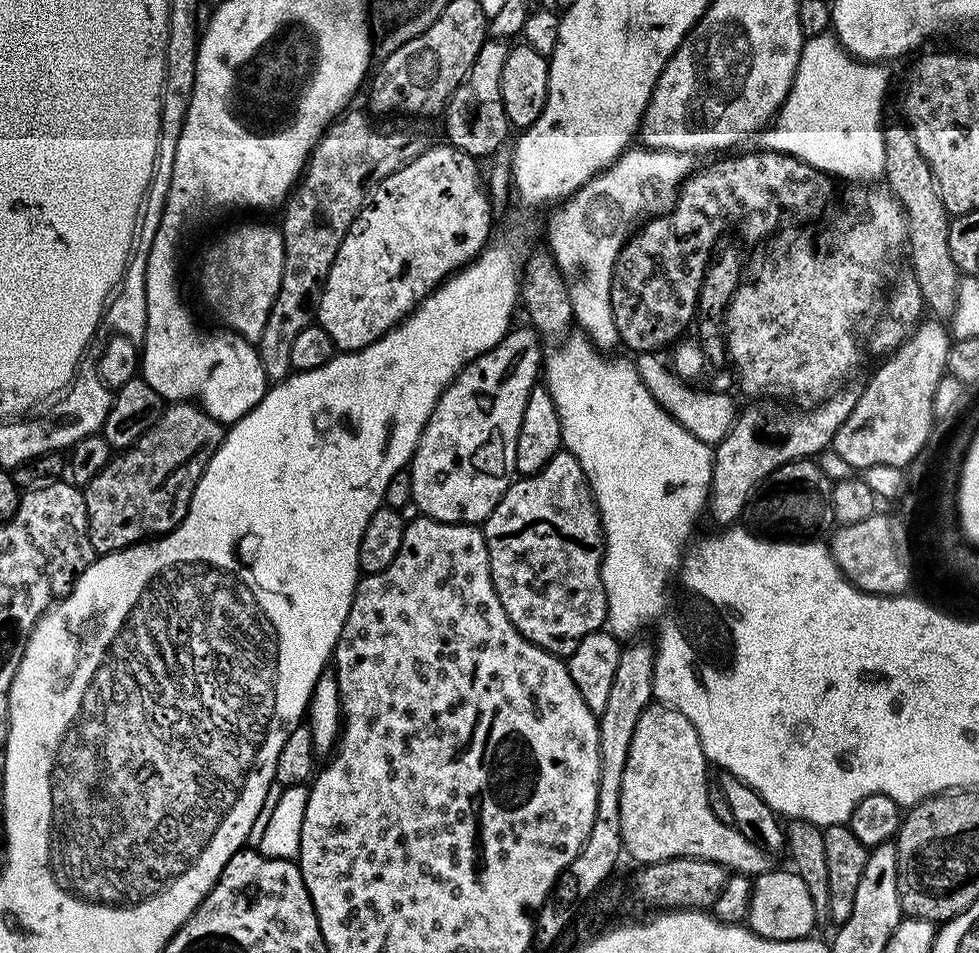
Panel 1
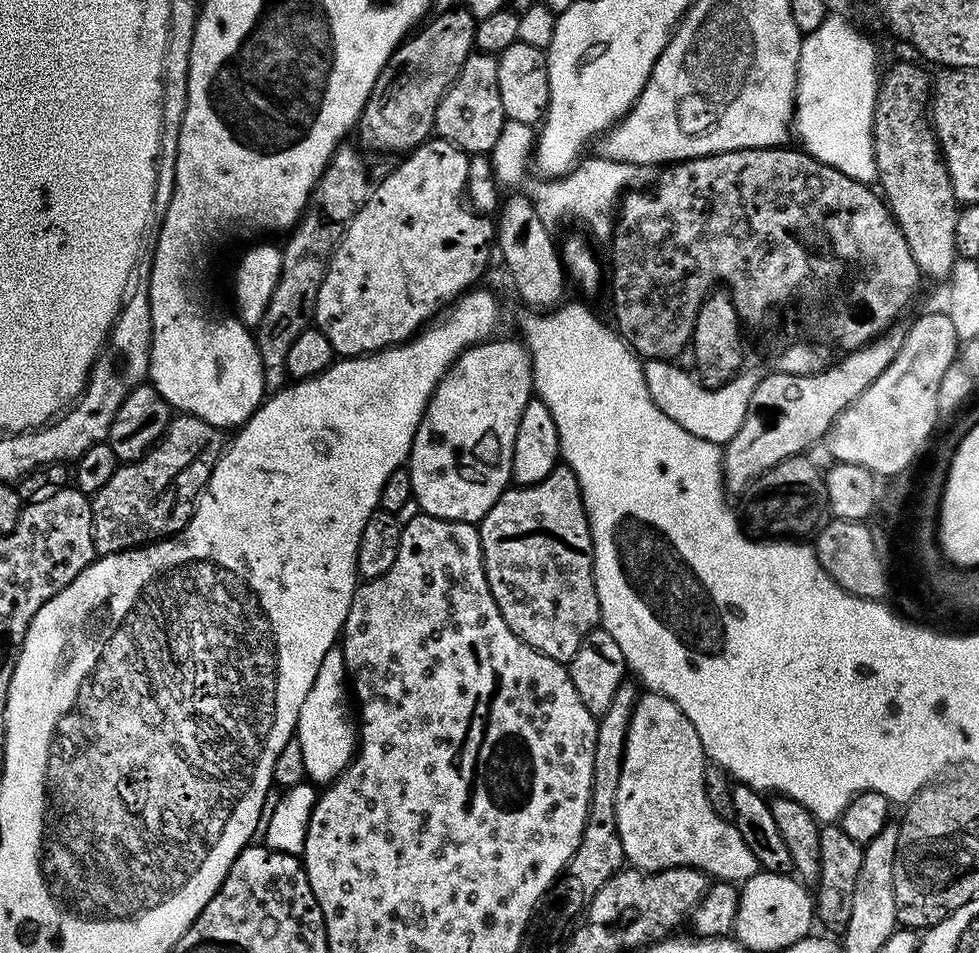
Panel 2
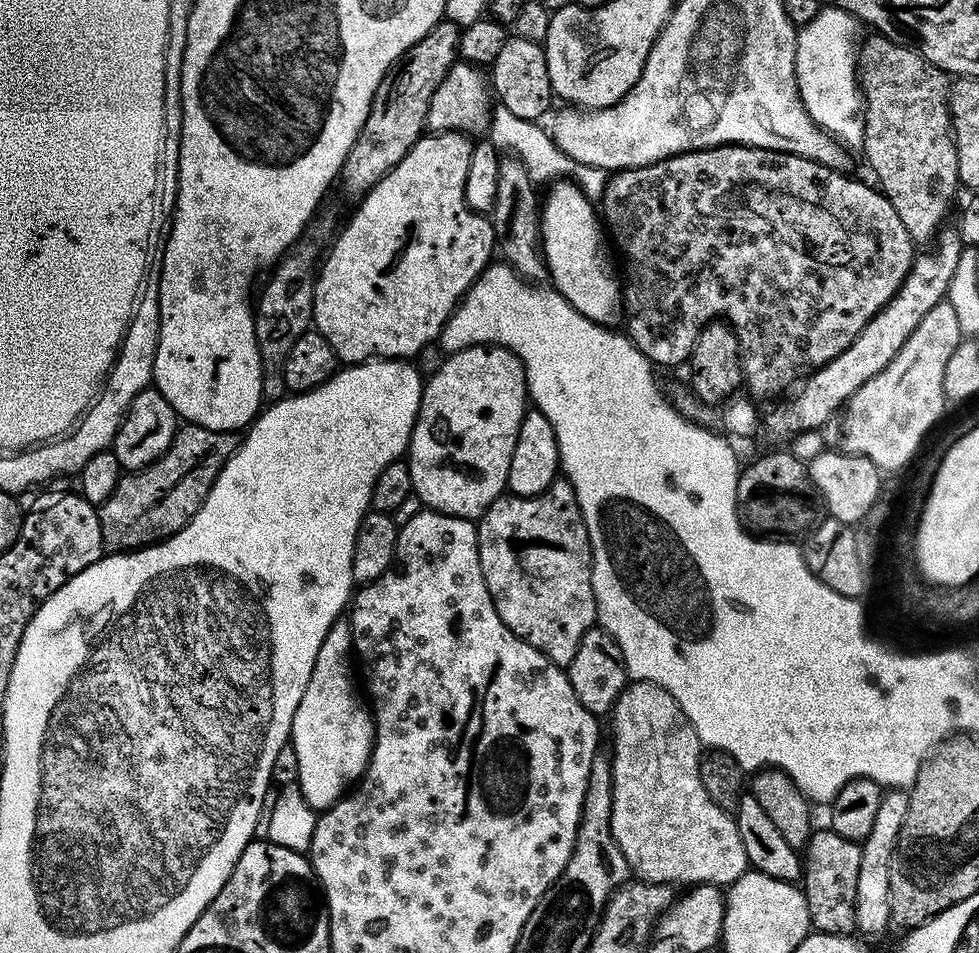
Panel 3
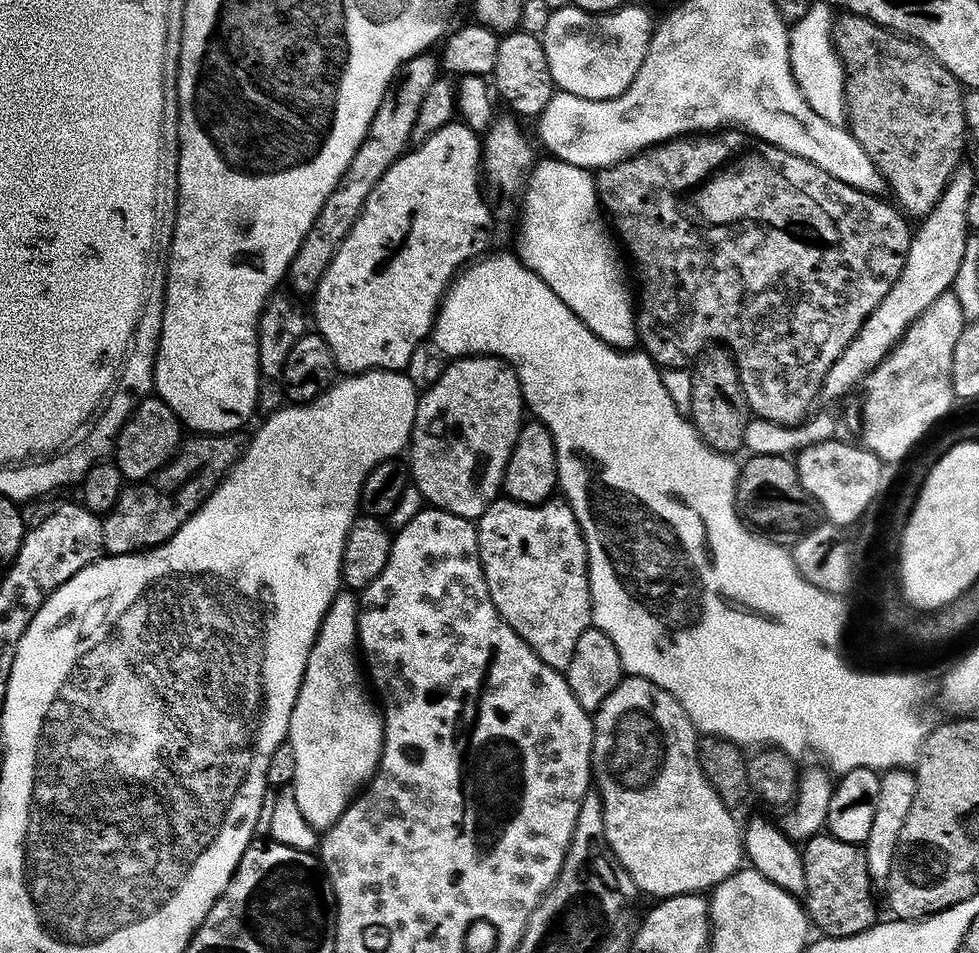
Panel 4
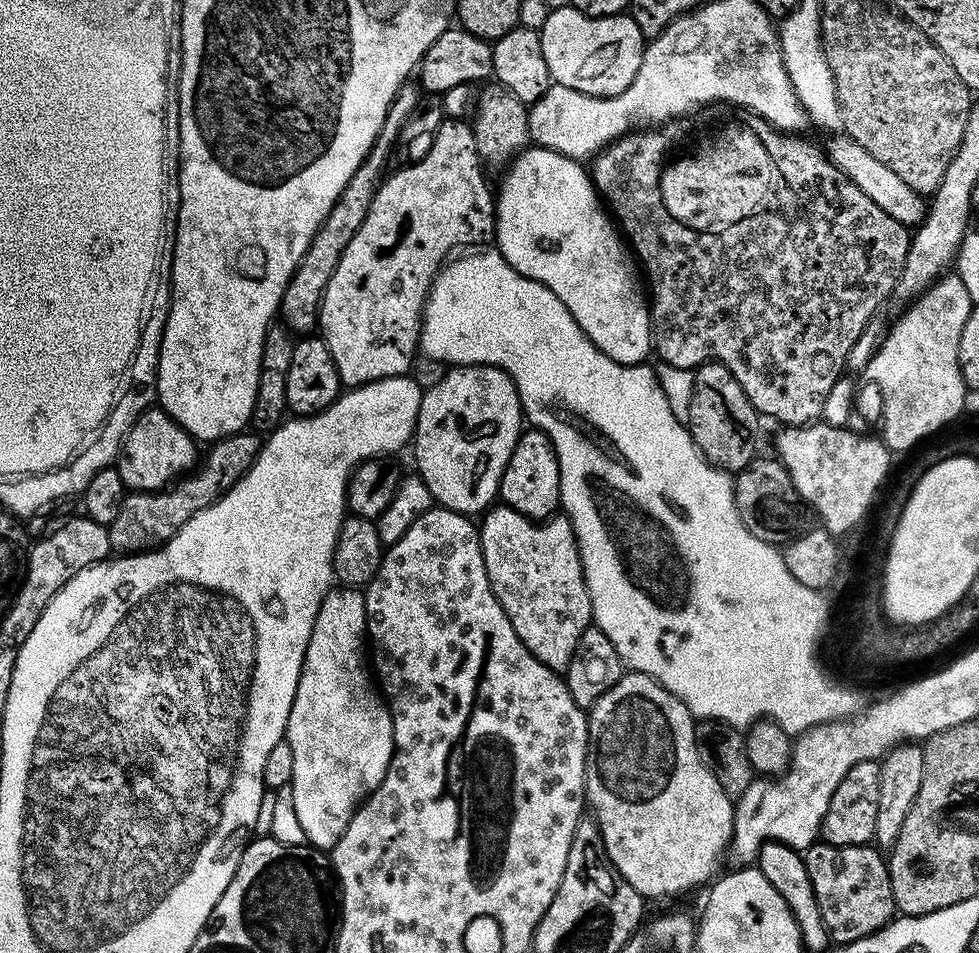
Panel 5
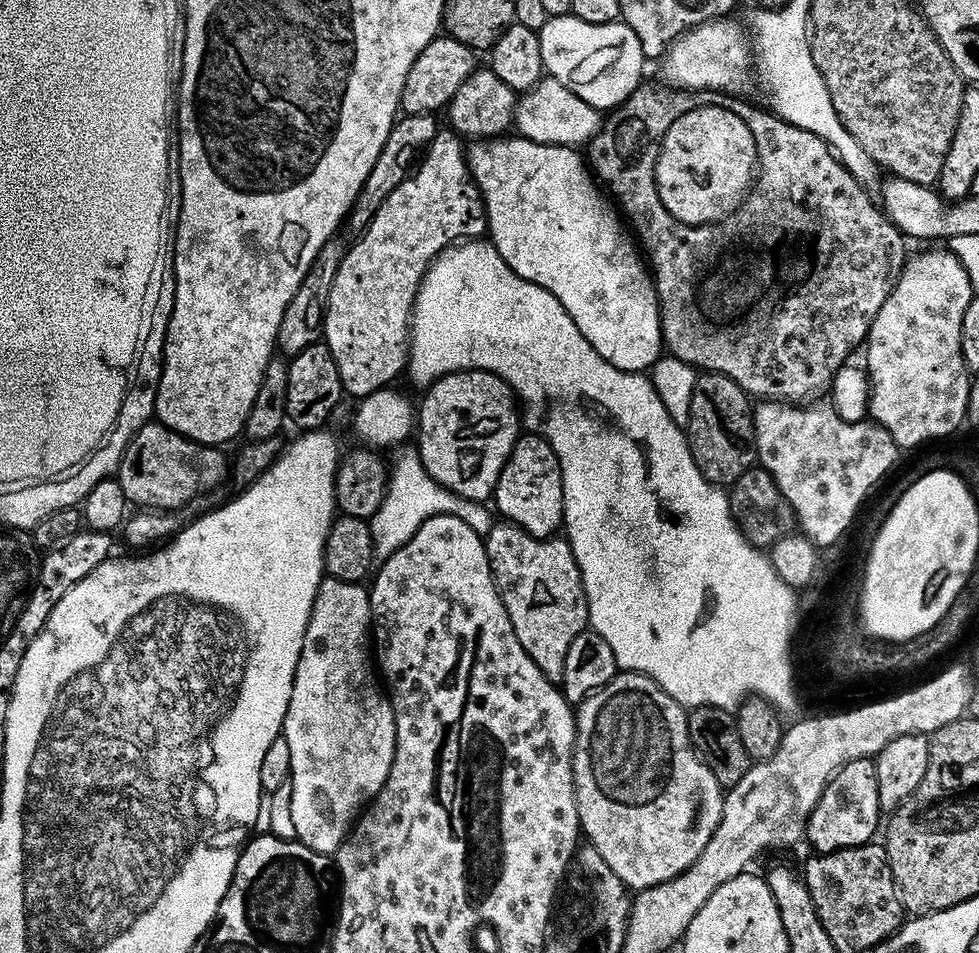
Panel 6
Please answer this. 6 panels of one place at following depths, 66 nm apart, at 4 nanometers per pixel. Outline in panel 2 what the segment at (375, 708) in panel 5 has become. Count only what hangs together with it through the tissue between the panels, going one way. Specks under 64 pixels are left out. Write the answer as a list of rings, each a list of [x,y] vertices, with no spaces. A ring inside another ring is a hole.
[[[333,646],[326,650],[326,658],[322,658],[318,674],[314,674],[314,686],[310,686],[306,702],[302,702],[294,733],[294,739],[302,746],[306,777],[313,785],[331,784],[356,754],[358,724],[354,719],[353,709],[352,712],[348,709],[348,696],[350,700],[350,681],[344,661],[344,649]]]

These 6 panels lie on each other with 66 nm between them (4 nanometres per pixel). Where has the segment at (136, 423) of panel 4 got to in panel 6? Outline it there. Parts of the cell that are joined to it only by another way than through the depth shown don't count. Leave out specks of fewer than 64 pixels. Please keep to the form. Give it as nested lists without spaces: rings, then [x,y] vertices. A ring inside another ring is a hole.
[[[149,422],[130,438],[124,447],[120,468],[115,479],[122,486],[129,505],[137,509],[155,508],[161,512],[176,512],[191,500],[212,492],[224,476],[229,475],[230,460],[219,447],[197,444],[196,441],[170,430],[159,422]]]

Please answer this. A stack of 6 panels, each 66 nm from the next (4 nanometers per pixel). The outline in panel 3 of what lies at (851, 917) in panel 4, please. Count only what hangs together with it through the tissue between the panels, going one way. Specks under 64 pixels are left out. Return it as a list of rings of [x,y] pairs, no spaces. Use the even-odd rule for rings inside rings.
[[[831,830],[813,831],[802,850],[802,891],[806,898],[812,928],[818,932],[829,932],[835,936],[851,933],[856,927],[856,899],[858,898],[858,866],[862,866],[860,844],[842,838]]]

